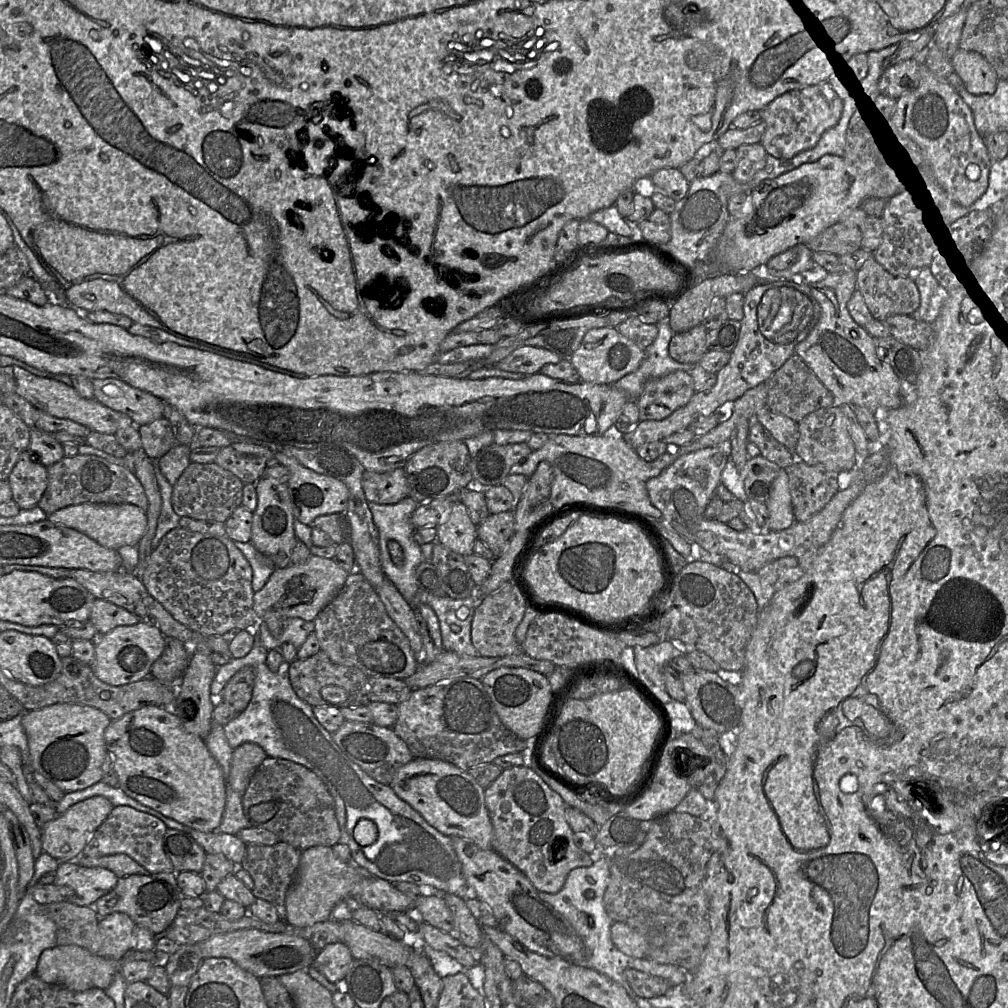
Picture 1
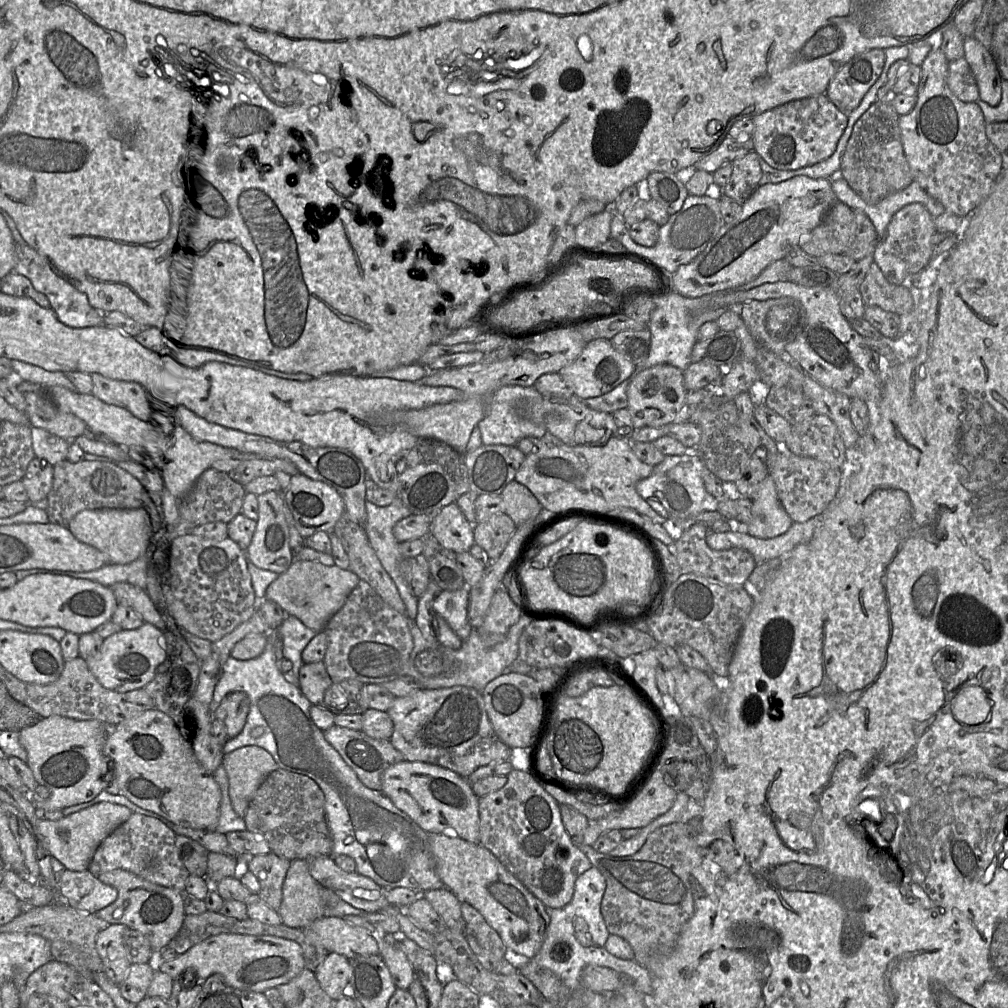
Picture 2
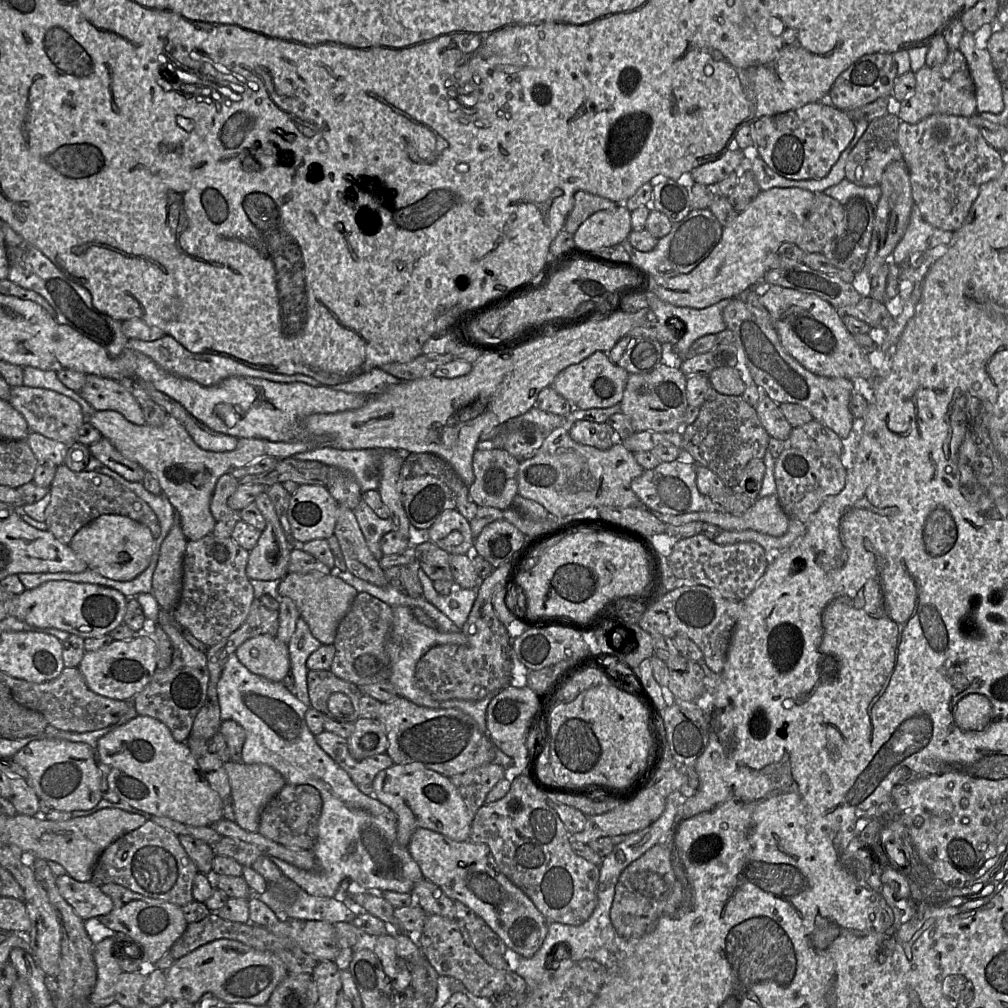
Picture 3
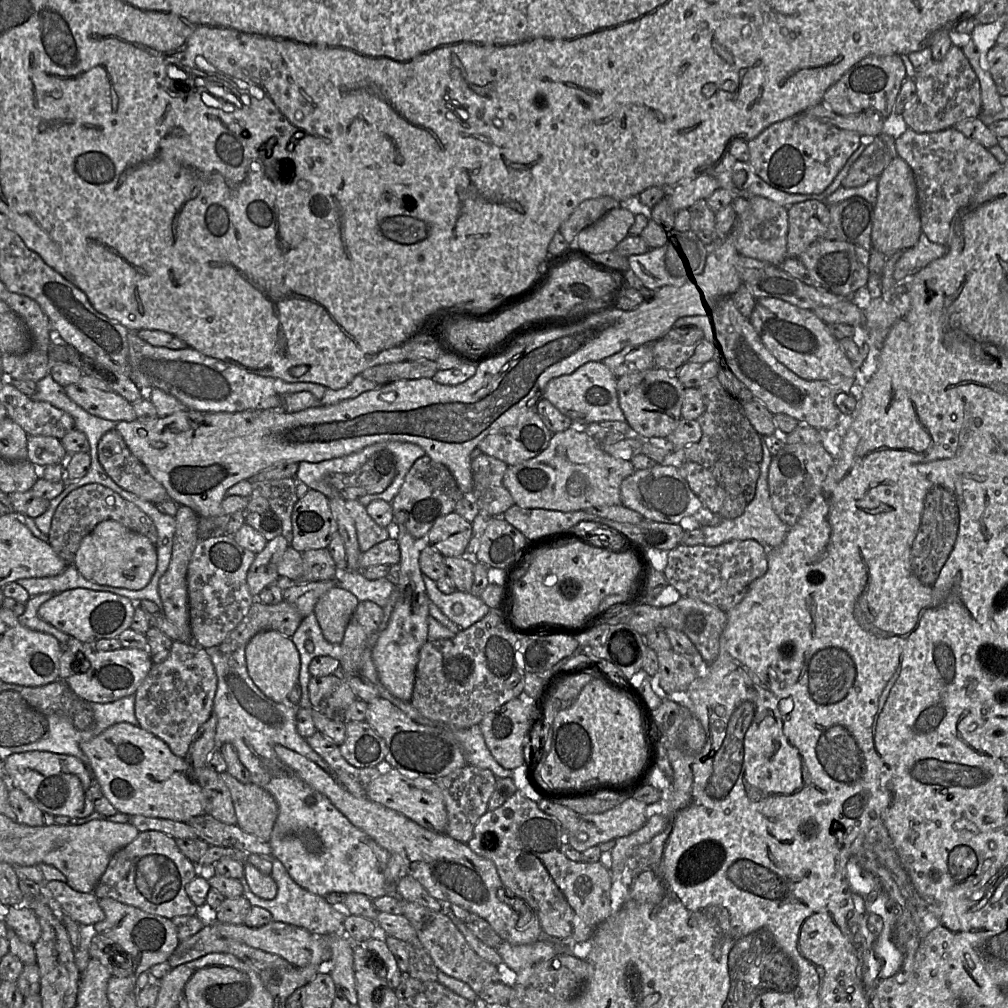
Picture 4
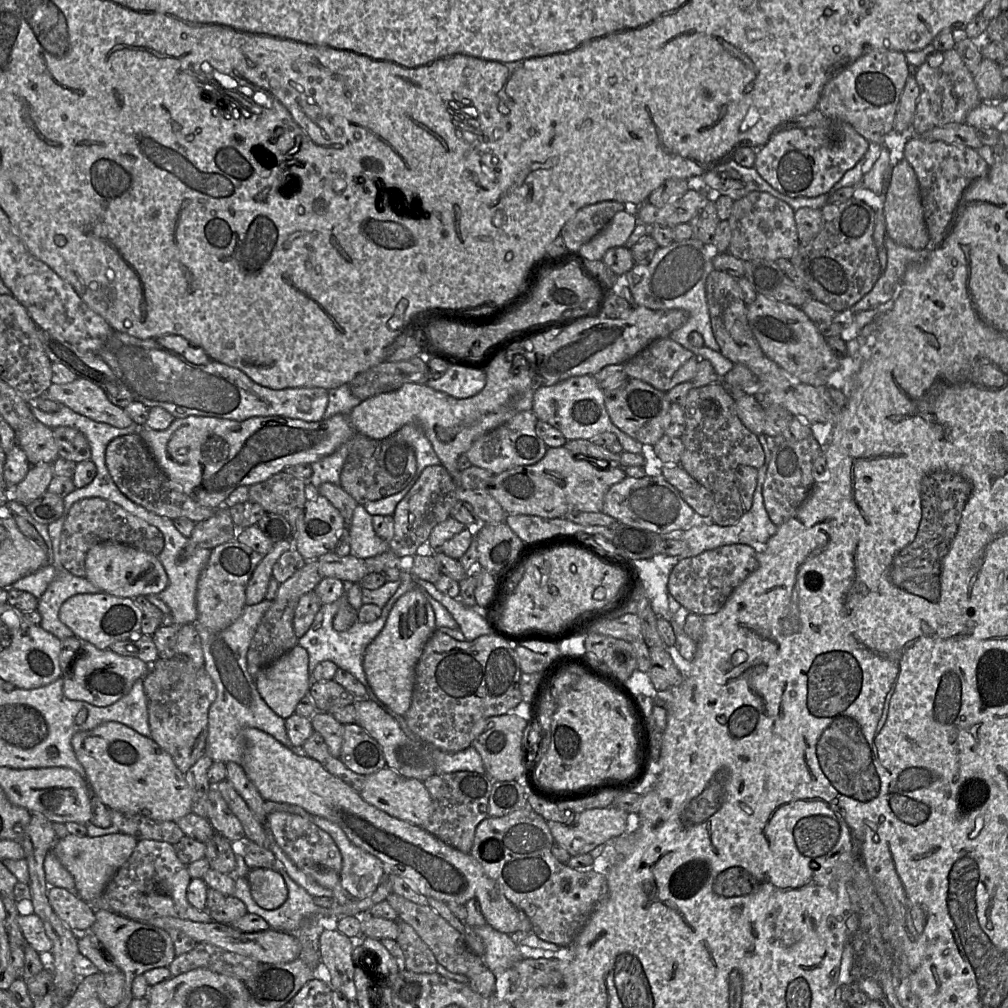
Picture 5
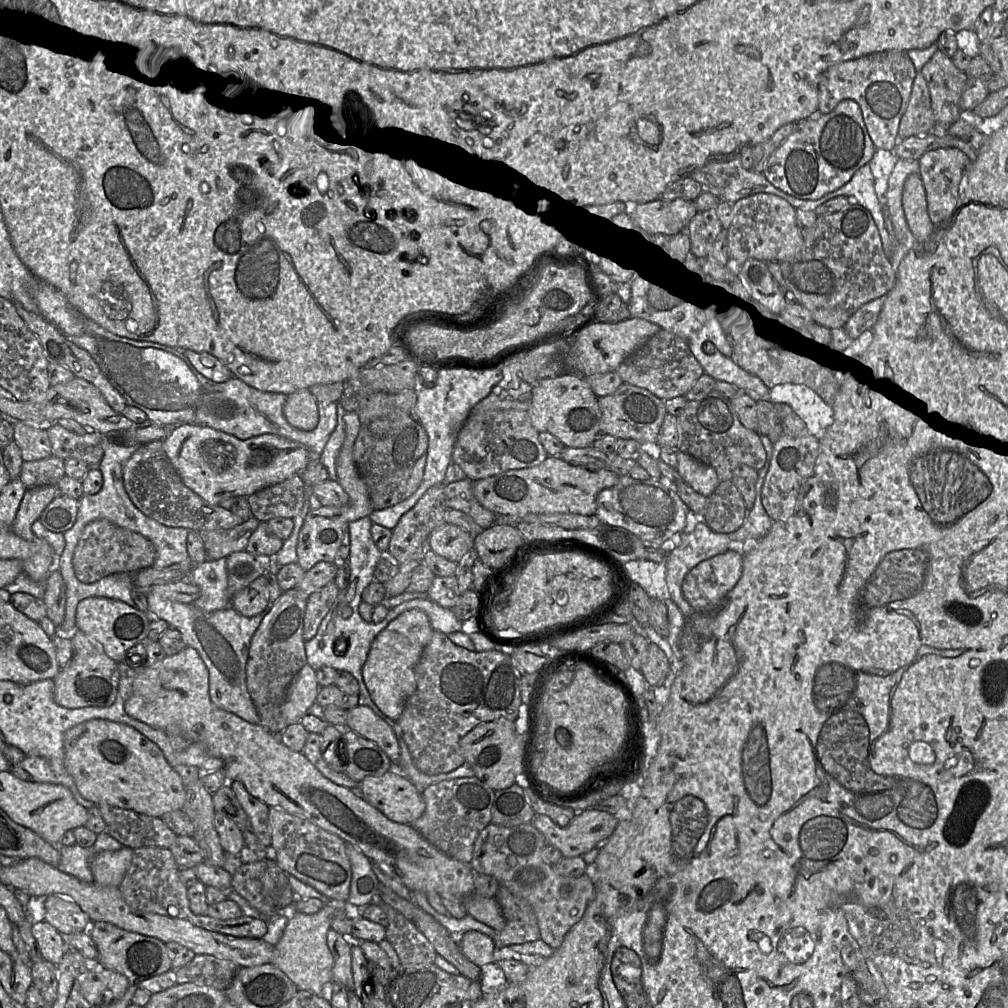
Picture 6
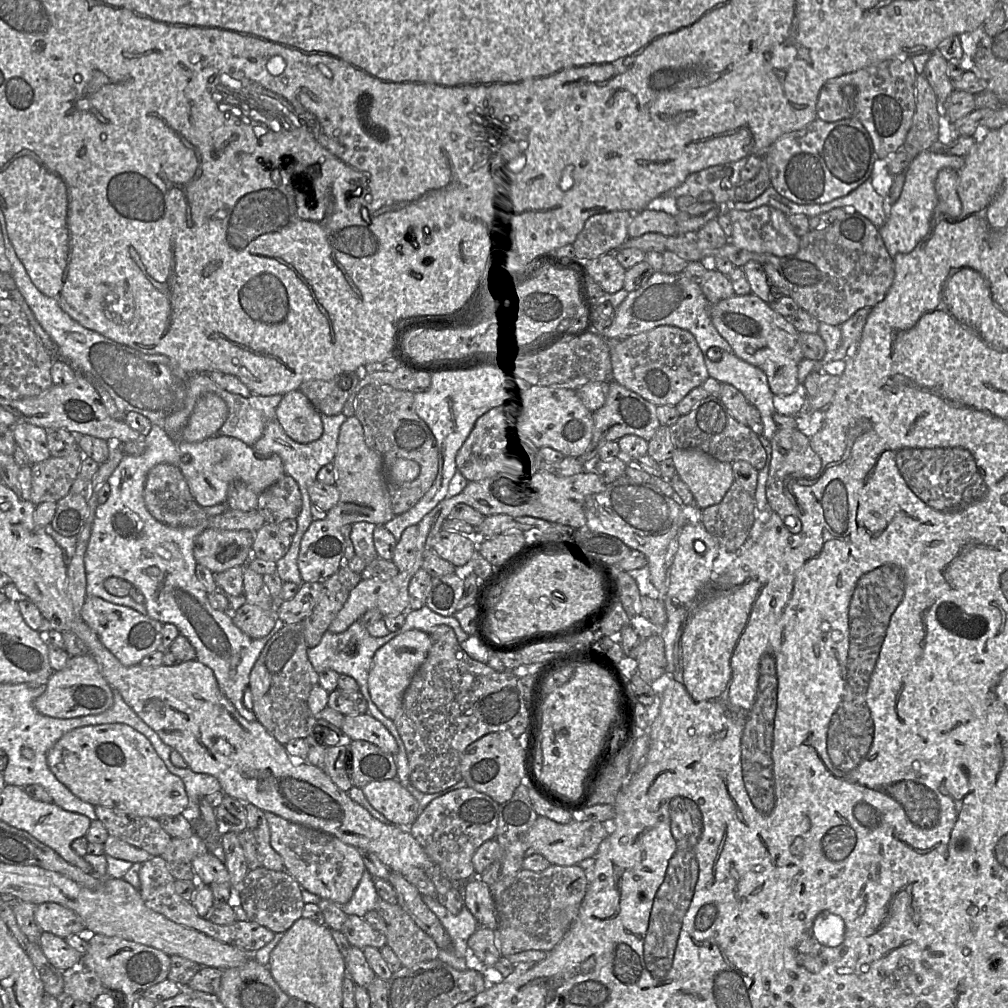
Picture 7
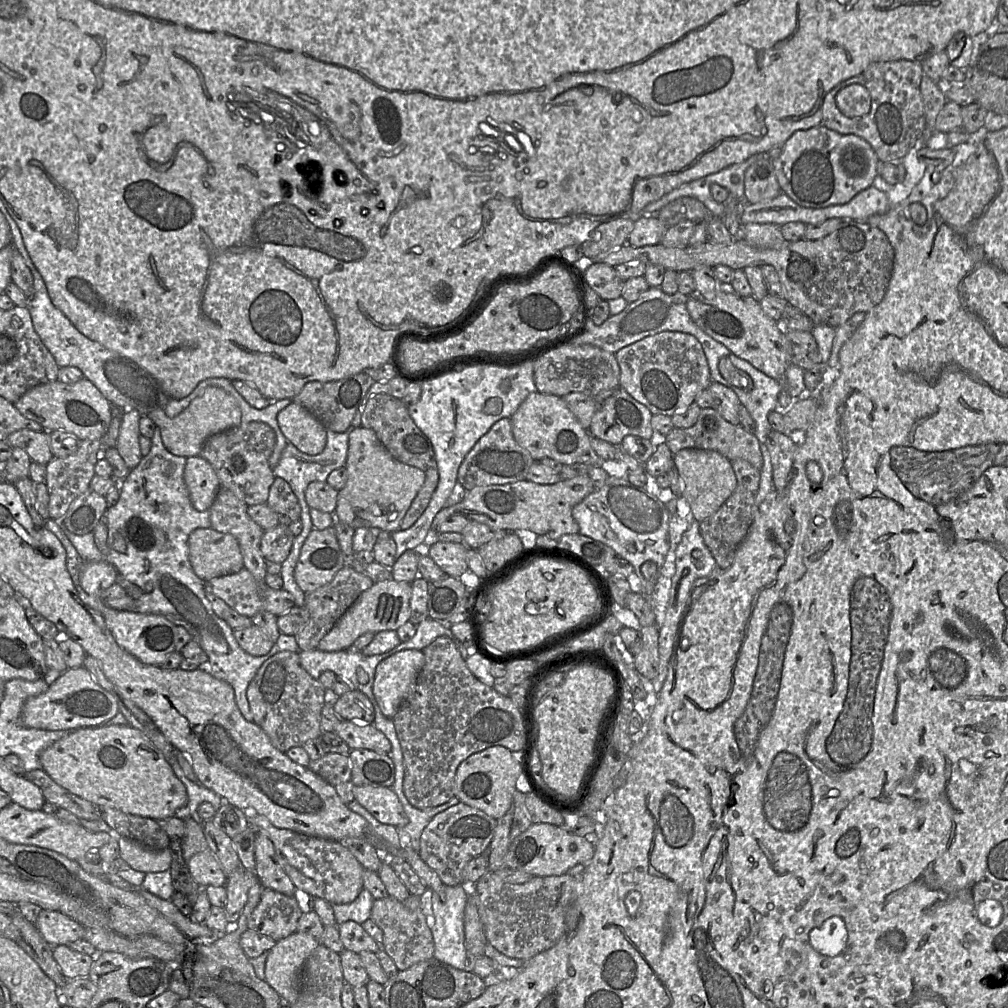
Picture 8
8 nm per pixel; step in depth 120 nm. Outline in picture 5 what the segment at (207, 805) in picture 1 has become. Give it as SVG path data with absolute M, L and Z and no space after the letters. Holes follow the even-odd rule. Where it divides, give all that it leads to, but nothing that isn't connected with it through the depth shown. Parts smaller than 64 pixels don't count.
M107 722L94 729L75 733L71 745L85 770L92 794L110 810L168 822L176 822L192 812L192 791L185 774L152 738L124 724Z

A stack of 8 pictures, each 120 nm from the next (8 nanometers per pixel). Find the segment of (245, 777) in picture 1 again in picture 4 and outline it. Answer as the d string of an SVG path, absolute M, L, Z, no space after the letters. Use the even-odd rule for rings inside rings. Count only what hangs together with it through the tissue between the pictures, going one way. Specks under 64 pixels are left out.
M228 772L220 774L230 791L237 825L245 832L269 842L278 805L273 796L254 783L244 784Z

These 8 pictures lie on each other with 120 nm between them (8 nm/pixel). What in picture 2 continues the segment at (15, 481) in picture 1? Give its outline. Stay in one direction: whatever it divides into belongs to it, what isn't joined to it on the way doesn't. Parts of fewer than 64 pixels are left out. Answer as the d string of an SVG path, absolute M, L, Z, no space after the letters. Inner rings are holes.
M35 457L29 463L22 483L28 495L28 503L38 502L47 497L52 481L53 466L44 459Z

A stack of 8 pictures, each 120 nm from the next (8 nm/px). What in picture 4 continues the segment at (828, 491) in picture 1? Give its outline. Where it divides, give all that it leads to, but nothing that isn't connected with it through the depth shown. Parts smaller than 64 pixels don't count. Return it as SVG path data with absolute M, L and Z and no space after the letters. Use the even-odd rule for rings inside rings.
M786 444L772 457L768 472L768 489L773 509L789 527L793 526L805 509L822 492L823 483L835 459L817 444Z

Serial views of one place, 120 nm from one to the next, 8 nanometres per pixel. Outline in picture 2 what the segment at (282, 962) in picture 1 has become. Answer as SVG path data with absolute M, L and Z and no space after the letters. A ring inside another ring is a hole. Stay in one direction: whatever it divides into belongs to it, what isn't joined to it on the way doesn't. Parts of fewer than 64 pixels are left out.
M220 934L203 940L170 961L155 959L154 968L172 979L192 968L197 974L197 984L201 986L209 976L219 974L229 987L263 993L289 982L302 972L305 964L302 948L293 940L270 935Z

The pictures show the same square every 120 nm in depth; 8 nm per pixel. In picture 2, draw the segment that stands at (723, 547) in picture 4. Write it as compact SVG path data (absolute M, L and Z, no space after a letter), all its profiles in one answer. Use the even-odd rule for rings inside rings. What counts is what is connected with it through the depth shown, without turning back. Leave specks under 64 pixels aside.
M696 522L684 530L681 537L674 544L667 545L672 554L677 558L682 574L696 574L717 584L743 586L756 567L753 556L741 548L731 548L728 550L711 549L706 543L708 532L711 531L704 523Z

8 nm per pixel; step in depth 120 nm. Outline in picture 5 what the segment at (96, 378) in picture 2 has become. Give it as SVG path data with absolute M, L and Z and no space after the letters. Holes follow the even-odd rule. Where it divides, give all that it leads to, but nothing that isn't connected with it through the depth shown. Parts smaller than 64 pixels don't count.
M81 377L71 383L51 384L45 397L96 422L117 428L133 424L124 409L111 403L99 386Z

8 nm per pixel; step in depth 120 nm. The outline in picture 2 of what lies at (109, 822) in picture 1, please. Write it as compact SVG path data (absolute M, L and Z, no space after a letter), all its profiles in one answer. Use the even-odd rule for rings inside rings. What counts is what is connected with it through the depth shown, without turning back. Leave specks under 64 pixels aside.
M138 813L114 830L98 847L90 865L89 872L98 877L116 869L126 870L138 877L159 886L183 893L185 882L190 876L175 847L176 834L165 824Z

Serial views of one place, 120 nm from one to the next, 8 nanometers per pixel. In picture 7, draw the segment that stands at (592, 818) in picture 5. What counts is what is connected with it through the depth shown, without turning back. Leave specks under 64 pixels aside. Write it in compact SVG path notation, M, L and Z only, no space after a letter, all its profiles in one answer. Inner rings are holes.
M538 816L526 834L527 856L537 853L544 856L553 865L577 865L586 858L594 857L600 843L608 834L608 823L571 820L566 824L560 824L547 817Z

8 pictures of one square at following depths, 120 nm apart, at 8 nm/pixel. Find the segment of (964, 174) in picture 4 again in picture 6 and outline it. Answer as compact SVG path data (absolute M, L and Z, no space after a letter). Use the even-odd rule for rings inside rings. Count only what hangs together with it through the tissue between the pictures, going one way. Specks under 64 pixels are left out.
M949 147L930 150L919 158L920 171L918 176L925 188L930 220L935 226L943 224L954 213L959 199L959 184L970 164L971 160L964 152Z

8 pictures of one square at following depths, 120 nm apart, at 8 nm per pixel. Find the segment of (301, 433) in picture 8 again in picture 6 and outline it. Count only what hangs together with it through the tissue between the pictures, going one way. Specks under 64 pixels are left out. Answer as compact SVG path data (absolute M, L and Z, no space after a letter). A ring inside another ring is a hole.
M309 389L298 390L287 395L283 414L291 426L311 431L316 428L319 421L317 400Z

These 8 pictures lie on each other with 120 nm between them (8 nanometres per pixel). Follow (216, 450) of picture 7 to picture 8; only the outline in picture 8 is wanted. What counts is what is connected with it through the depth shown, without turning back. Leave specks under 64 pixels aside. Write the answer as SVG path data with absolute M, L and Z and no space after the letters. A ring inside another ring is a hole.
M198 455L186 458L184 482L193 507L200 512L207 511L212 506L221 489L211 464Z

